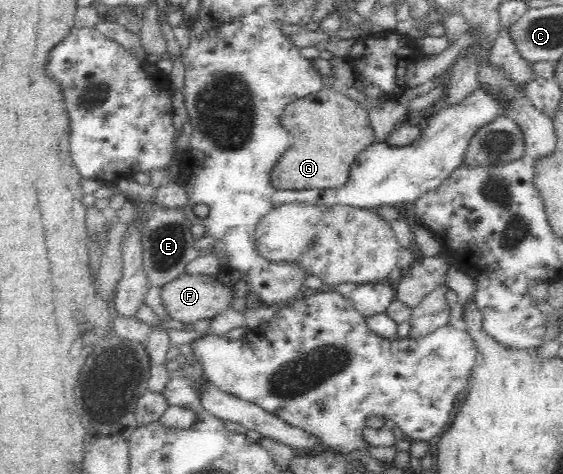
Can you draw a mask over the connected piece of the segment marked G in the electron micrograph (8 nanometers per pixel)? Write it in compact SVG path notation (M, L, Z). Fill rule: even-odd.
M323 87L311 95L293 100L286 106L281 122L294 137L294 144L273 171L273 186L279 190L307 191L344 186L348 183L354 160L369 148L370 144L376 143L376 133L370 120L368 105L352 100L348 95L336 92L332 88Z

